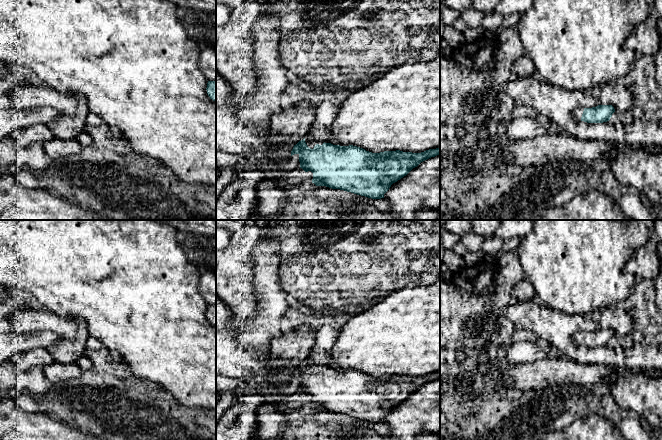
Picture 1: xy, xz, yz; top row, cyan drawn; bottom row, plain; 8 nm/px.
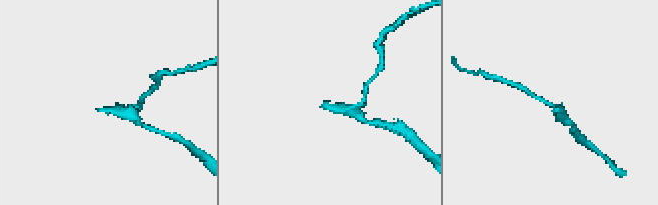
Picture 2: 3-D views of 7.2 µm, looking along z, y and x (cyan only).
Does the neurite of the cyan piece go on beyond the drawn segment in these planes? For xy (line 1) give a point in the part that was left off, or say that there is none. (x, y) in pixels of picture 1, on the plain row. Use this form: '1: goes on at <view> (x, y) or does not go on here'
1: does not go on here

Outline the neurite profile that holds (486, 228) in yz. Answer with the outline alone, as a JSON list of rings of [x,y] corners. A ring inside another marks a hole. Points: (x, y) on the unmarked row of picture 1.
[[[470,220],[471,230],[484,239],[495,234],[500,225],[500,220]]]

